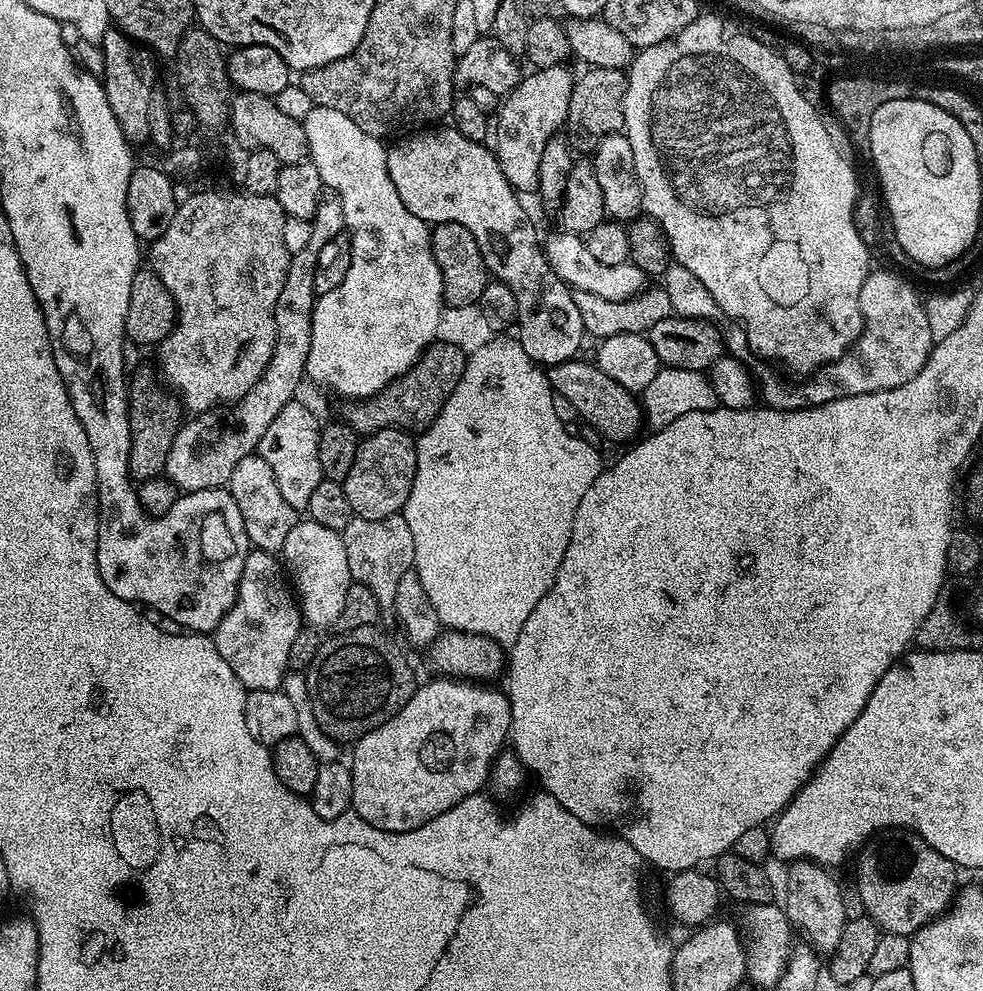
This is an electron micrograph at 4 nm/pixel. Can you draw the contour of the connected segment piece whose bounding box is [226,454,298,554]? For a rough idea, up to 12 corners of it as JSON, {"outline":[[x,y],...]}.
{"outline":[[266,458],[234,466],[226,485],[249,545],[279,553],[298,509]]}

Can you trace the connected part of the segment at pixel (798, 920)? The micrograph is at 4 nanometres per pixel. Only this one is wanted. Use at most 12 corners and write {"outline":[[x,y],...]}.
{"outline":[[789,865],[788,919],[830,954],[848,921],[844,890],[827,867]]}

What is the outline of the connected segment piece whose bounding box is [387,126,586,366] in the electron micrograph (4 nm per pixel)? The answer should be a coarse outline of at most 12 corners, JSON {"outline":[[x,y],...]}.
{"outline":[[454,126],[388,148],[406,208],[470,230],[534,363],[586,340],[495,153]]}

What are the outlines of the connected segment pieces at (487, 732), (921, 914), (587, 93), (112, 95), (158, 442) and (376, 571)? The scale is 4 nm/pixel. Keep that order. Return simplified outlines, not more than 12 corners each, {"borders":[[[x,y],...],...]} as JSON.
{"borders":[[[421,683],[355,741],[351,811],[409,832],[477,795],[496,686]],[[909,828],[877,831],[854,892],[881,933],[943,916],[956,864]],[[589,67],[575,77],[568,143],[595,153],[624,126],[627,75]],[[104,35],[102,83],[128,140],[147,141],[153,57]],[[147,364],[128,382],[128,472],[163,473],[184,418]],[[403,514],[353,516],[342,535],[353,581],[391,609],[414,568]]]}

